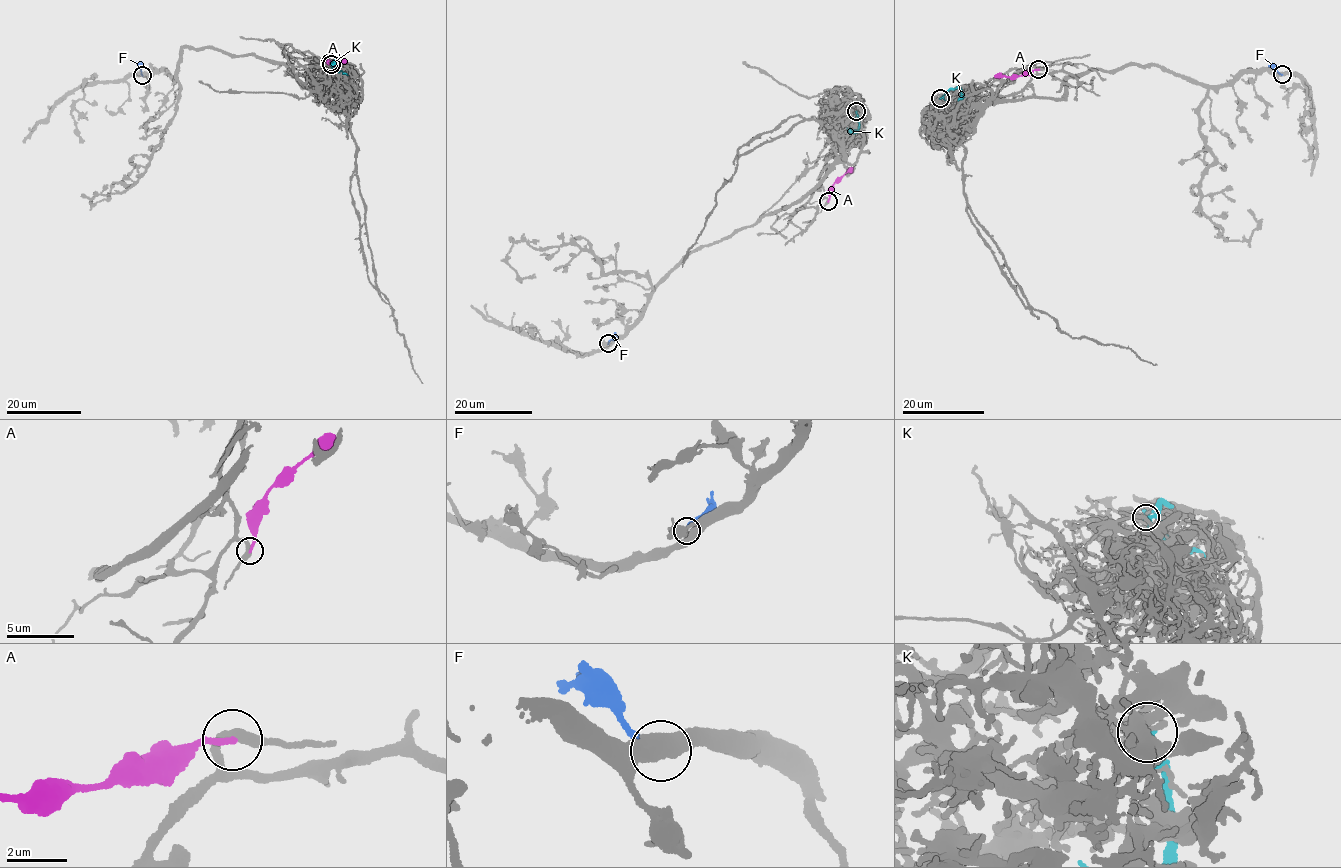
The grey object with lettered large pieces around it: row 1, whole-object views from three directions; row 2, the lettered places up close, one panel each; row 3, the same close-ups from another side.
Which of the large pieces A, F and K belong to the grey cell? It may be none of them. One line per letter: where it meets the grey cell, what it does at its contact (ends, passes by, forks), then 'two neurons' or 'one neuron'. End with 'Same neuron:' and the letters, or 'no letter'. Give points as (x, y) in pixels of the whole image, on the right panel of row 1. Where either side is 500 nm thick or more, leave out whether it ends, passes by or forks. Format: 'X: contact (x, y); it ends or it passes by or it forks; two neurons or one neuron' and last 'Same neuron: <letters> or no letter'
A: contact (1038, 69); it ends; two neurons
F: contact (1282, 74); one neuron
K: contact (940, 98); it ends; two neurons
Same neuron: F

